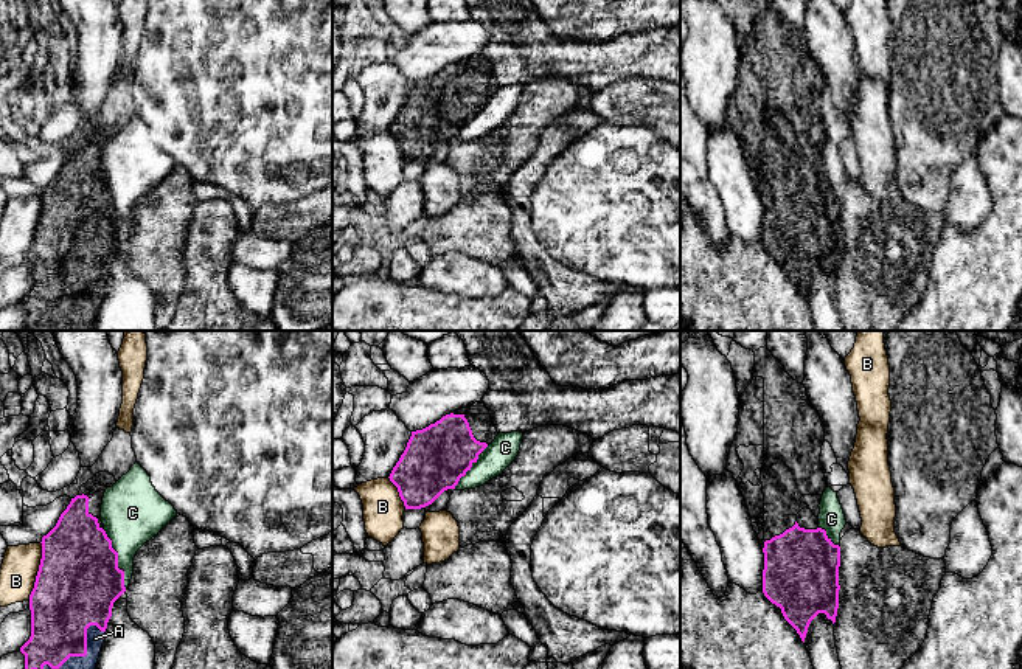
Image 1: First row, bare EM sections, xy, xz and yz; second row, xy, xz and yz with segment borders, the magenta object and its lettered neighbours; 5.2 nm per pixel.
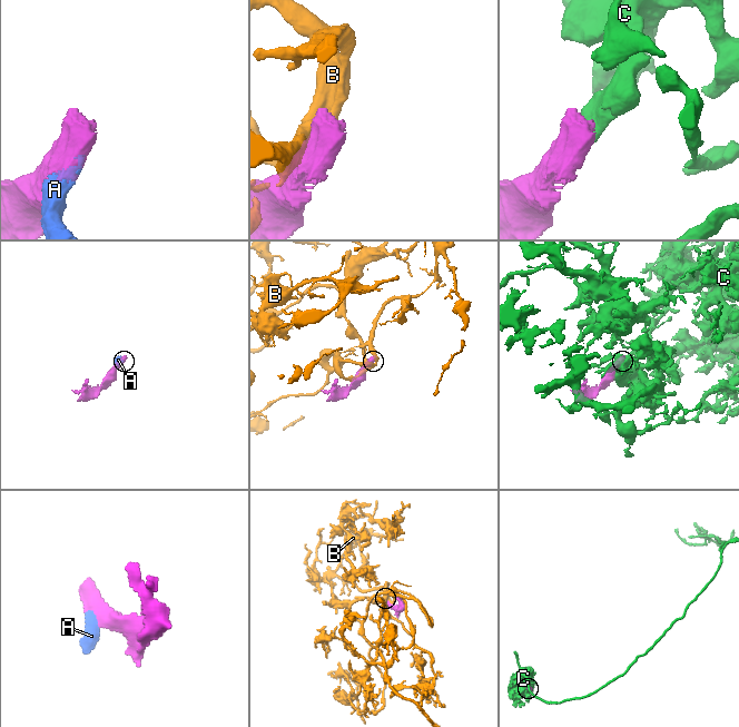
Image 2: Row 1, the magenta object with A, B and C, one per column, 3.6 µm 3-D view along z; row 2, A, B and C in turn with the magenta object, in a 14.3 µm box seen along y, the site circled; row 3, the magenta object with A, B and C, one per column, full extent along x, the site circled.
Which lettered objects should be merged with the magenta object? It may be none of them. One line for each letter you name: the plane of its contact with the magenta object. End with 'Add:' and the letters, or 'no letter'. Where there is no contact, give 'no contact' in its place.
A: meets magenta in xy
Add: A

